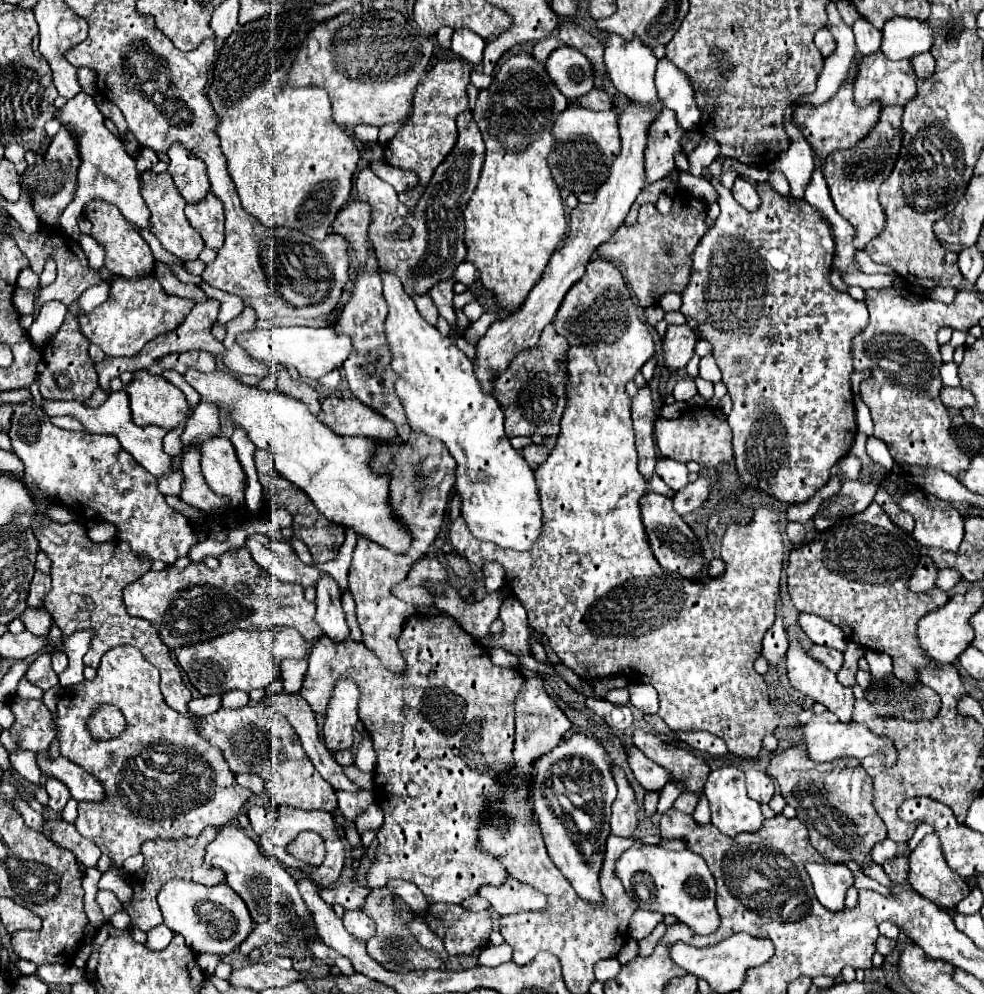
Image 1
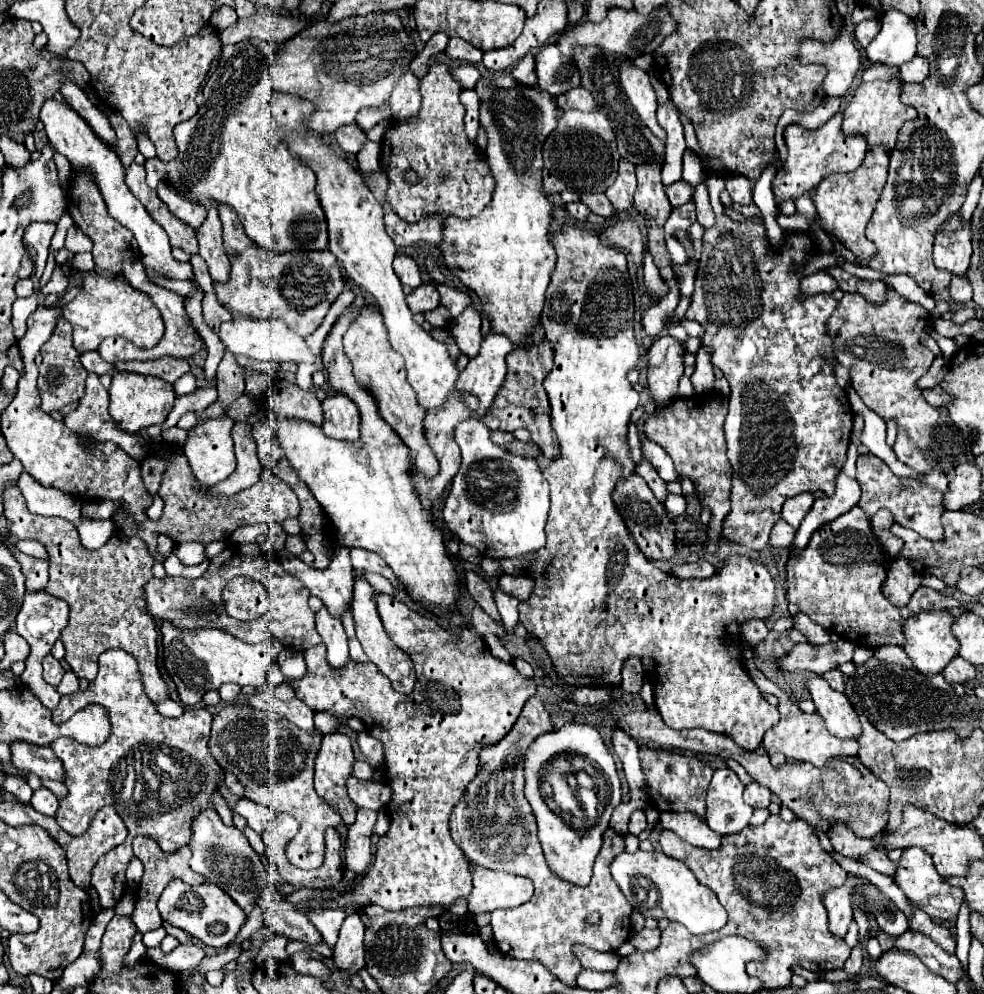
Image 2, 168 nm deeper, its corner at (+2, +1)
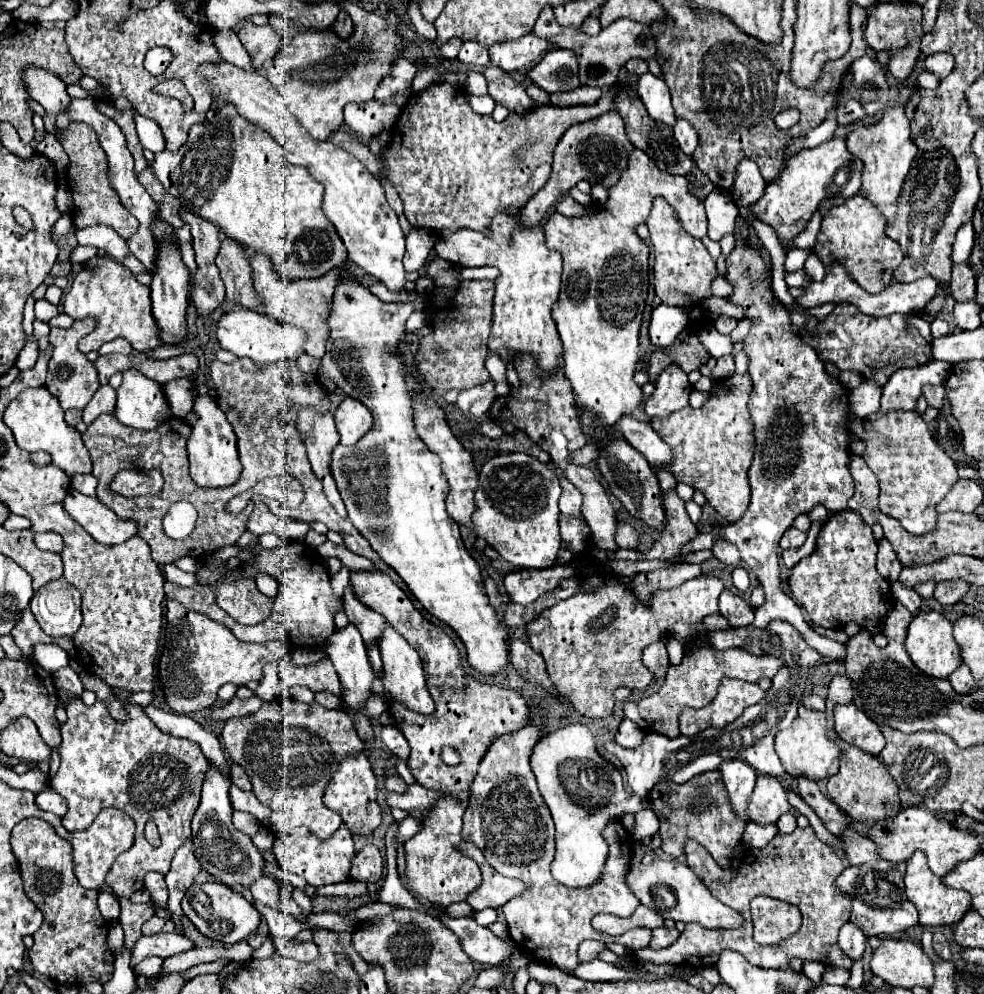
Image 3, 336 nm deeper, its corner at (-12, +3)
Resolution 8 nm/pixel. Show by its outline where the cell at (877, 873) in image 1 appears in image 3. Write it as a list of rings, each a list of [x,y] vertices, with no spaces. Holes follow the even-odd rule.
[[[846,923],[840,929],[838,943],[840,943],[842,951],[846,953],[846,957],[850,957],[852,961],[860,961],[864,957],[864,951],[866,951],[866,935],[854,923]]]

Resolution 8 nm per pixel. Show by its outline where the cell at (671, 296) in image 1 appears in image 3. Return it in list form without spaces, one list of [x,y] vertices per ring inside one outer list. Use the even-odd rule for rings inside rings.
[[[658,305],[652,310],[650,319],[650,343],[654,347],[668,347],[674,343],[678,333],[686,327],[686,313],[682,307],[670,307],[670,305]]]

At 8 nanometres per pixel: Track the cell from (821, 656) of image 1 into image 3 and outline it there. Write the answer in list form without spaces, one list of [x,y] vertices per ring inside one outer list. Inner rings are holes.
[[[700,647],[690,655],[684,655],[680,665],[670,665],[666,673],[666,681],[658,693],[640,701],[624,701],[624,715],[632,719],[644,733],[658,733],[666,737],[678,737],[678,719],[684,709],[700,709],[710,703],[716,695],[718,683],[722,677],[736,677],[742,681],[758,681],[760,677],[772,679],[776,671],[782,667],[782,657],[772,655],[750,655],[742,649],[726,649],[718,651],[714,647]]]

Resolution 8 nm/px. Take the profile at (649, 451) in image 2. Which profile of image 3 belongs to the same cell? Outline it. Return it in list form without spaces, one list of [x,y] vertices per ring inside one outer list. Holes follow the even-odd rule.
[[[624,415],[620,419],[620,433],[636,451],[640,451],[648,459],[650,465],[662,465],[672,459],[670,447],[650,427],[648,421],[638,421],[632,415]]]

